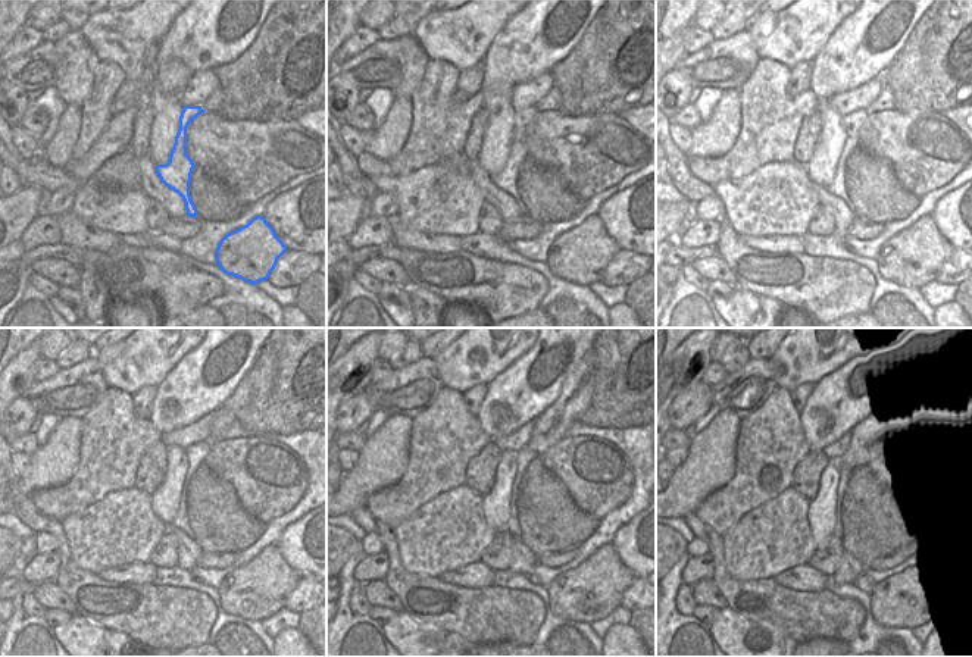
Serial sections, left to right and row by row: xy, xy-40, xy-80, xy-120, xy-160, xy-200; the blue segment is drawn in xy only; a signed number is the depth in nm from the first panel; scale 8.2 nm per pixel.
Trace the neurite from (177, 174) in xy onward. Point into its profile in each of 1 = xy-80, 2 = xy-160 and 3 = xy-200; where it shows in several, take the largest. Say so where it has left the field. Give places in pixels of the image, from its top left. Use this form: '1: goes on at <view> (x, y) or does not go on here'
1: goes on at xy-80 (853, 121)
2: goes on at xy-160 (524, 456)
3: goes on at xy-200 (846, 471)

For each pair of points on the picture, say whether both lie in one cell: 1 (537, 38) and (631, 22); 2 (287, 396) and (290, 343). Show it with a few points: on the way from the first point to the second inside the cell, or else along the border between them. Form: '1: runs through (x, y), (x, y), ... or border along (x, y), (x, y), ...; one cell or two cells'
1: border along (596, 15), (584, 36), (565, 58); two cells
2: runs through (290, 382), (290, 356); one cell

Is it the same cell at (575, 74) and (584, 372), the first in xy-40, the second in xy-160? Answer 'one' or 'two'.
two

